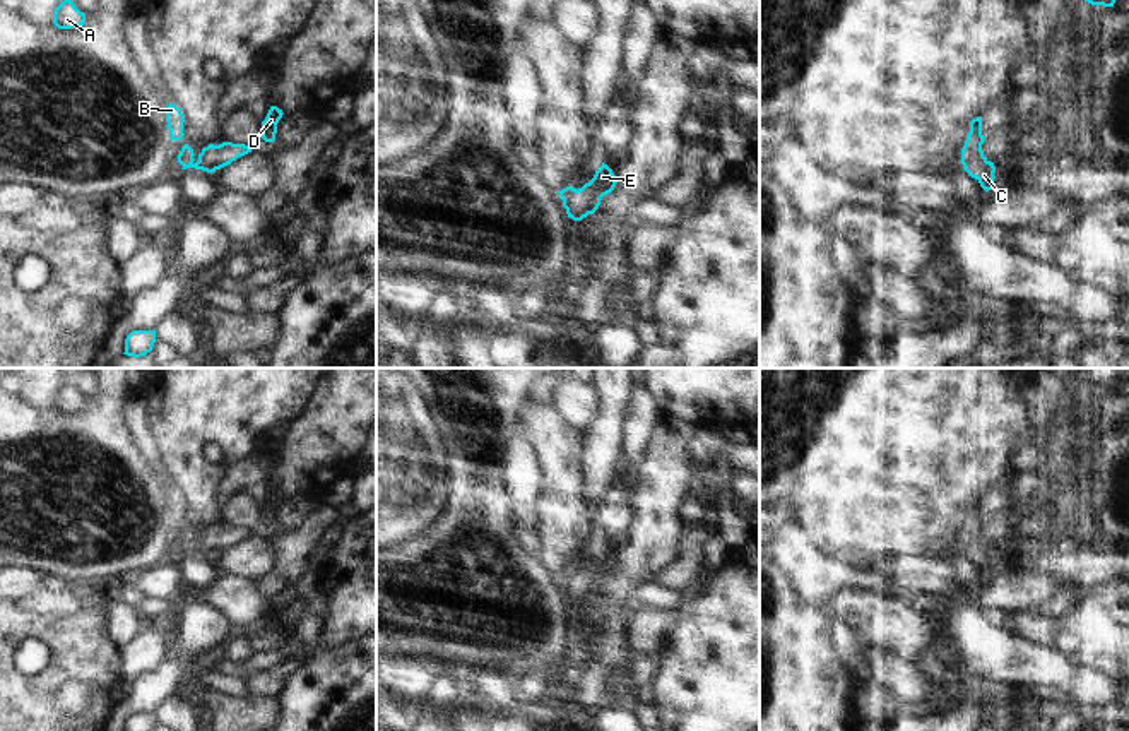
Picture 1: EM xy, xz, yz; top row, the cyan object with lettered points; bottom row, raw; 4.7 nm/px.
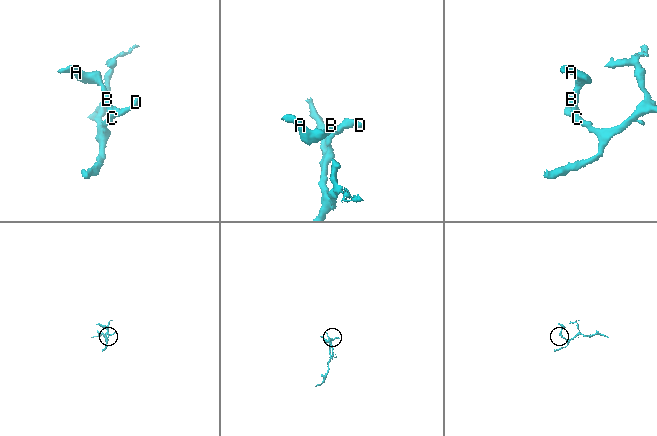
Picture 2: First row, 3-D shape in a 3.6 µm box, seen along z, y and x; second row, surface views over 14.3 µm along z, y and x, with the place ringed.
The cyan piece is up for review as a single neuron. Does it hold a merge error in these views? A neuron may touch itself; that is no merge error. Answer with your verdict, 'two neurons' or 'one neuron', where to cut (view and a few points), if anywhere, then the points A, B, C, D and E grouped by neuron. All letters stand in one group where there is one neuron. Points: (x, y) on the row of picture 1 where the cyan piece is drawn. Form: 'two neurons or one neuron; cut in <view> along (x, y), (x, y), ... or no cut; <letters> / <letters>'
two neurons; cut in yz along (981, 146), (977, 154), (963, 165); A B / C D E

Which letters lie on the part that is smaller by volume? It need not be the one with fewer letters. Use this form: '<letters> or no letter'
A, B

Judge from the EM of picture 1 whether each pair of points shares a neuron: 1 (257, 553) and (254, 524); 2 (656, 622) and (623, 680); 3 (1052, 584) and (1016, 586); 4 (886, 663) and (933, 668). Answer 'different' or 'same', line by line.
1: different
2: same
3: same
4: different

